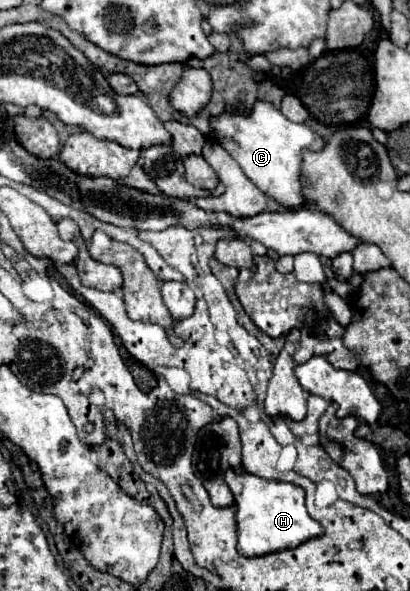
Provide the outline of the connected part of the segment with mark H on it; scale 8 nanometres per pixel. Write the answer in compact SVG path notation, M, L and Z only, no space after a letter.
M225 473L225 483L229 485L235 497L237 509L237 529L239 529L239 543L237 551L245 557L265 555L271 551L297 547L311 537L323 535L323 527L315 521L305 507L305 491L293 483L283 481L269 481L251 473Z

